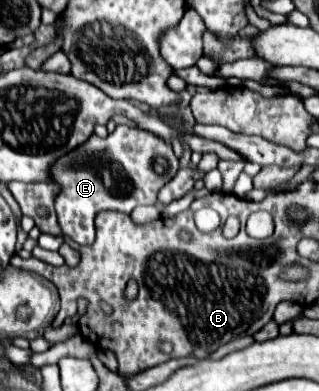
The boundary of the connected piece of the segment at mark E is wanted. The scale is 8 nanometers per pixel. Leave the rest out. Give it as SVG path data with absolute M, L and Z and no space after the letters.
M118 125L106 139L92 135L84 145L66 157L60 157L56 165L52 165L52 177L56 177L56 183L62 185L60 197L56 197L56 213L62 235L70 237L78 245L92 245L96 237L96 213L106 209L130 213L140 205L154 205L156 193L170 183L176 173L178 159L172 147L148 131Z

